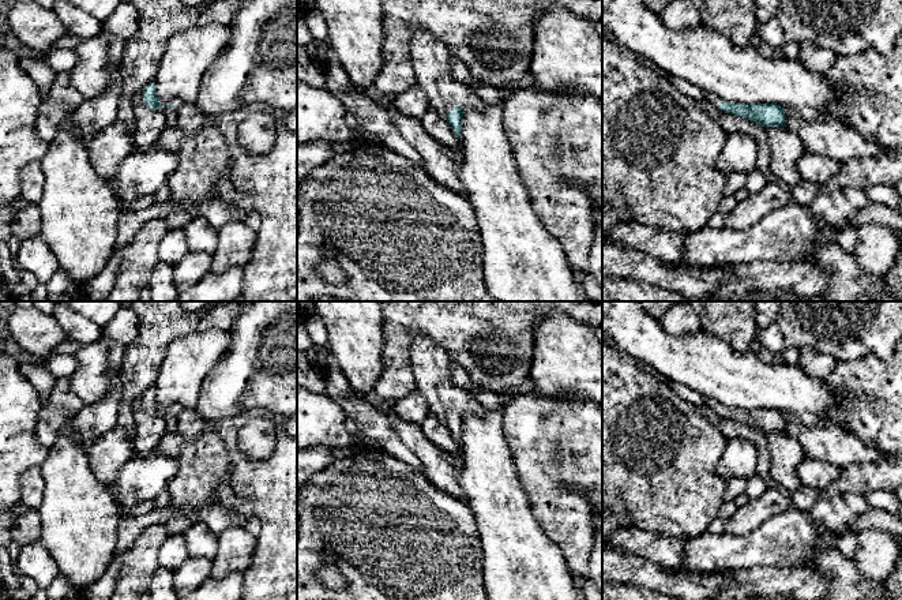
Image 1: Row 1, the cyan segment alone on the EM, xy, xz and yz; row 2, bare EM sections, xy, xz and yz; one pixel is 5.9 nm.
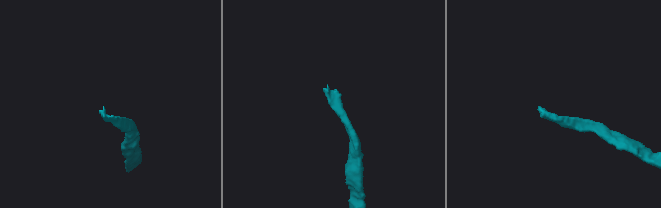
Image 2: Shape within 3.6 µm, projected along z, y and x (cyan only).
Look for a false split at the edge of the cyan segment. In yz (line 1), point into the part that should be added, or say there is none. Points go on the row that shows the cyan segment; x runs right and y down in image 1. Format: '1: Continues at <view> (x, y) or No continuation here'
1: Continues at yz (716, 101)

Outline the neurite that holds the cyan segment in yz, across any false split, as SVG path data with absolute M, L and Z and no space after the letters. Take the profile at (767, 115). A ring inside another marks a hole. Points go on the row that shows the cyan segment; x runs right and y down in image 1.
M704 93L704 100L722 112L755 121L762 127L786 127L785 109L777 104L729 104L709 93Z

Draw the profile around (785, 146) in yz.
M786 127L763 128L771 157L770 170L778 180L794 187L801 180L797 161L807 153L800 136Z

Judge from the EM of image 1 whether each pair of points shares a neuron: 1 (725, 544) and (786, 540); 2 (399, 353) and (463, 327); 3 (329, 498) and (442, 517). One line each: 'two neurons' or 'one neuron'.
1: one neuron
2: one neuron
3: one neuron

